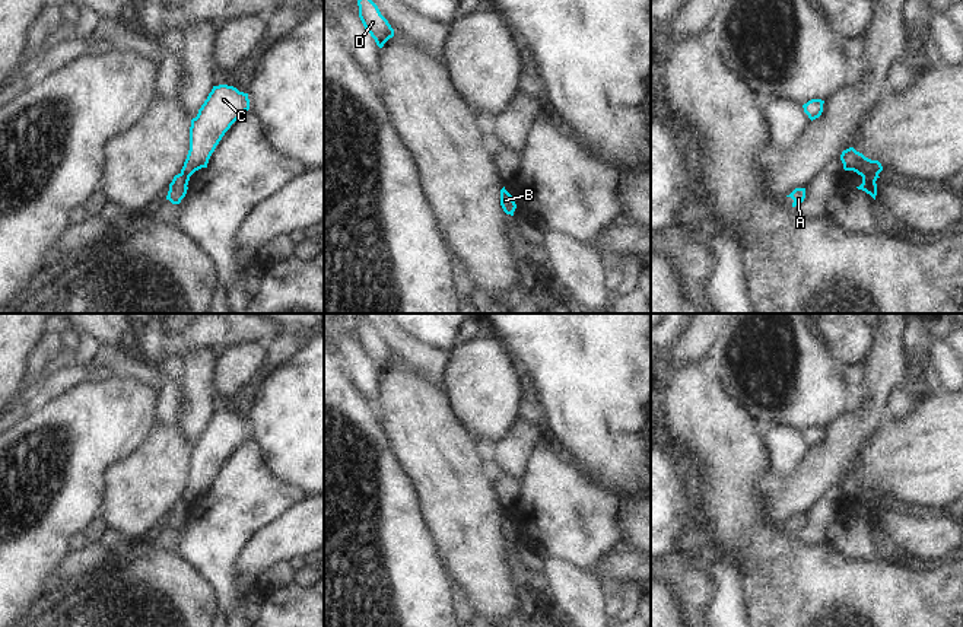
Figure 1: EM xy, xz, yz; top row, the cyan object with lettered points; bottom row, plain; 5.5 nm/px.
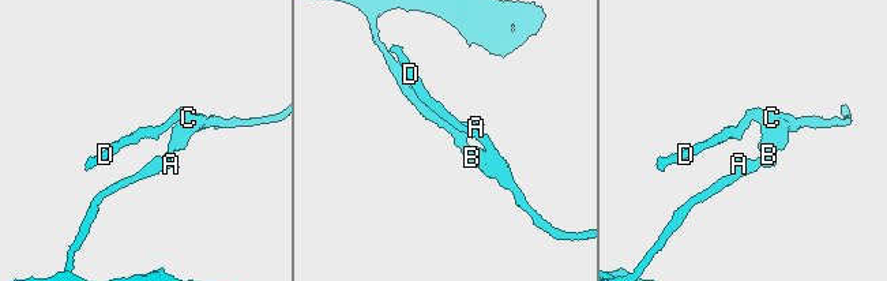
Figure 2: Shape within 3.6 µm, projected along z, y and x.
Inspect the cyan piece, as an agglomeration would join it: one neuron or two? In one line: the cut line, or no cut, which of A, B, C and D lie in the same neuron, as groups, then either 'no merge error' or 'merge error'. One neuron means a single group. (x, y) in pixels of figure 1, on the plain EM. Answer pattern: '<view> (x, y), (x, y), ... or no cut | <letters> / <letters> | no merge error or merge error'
yz (877, 499), (863, 503) | A B / C D | merge error

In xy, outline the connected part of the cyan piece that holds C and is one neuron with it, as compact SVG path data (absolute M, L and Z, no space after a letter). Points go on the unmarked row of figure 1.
M213 413L190 453L190 477L181 499L191 503L209 486L231 452L250 436L248 420L233 413Z

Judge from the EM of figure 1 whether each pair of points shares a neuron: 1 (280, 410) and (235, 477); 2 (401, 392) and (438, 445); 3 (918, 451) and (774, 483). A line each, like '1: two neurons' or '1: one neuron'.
1: two neurons
2: one neuron
3: two neurons

